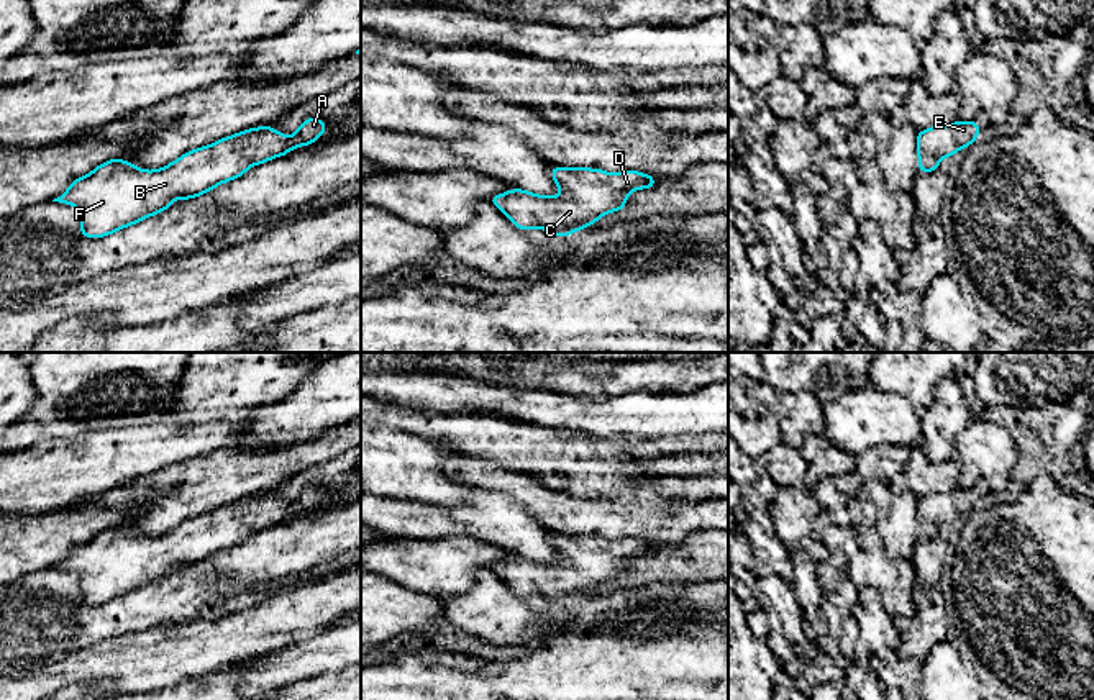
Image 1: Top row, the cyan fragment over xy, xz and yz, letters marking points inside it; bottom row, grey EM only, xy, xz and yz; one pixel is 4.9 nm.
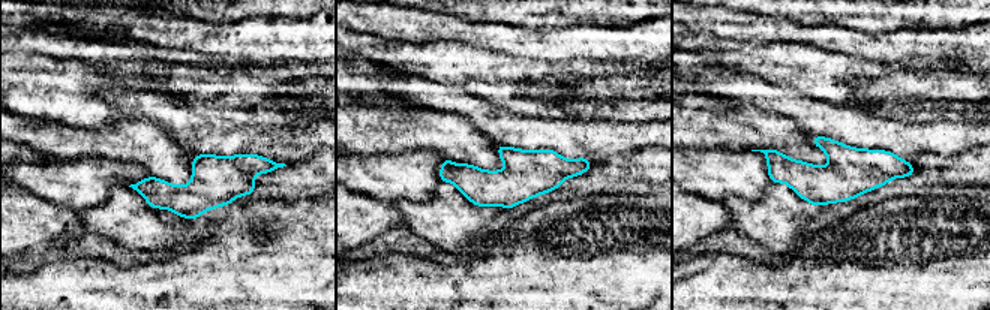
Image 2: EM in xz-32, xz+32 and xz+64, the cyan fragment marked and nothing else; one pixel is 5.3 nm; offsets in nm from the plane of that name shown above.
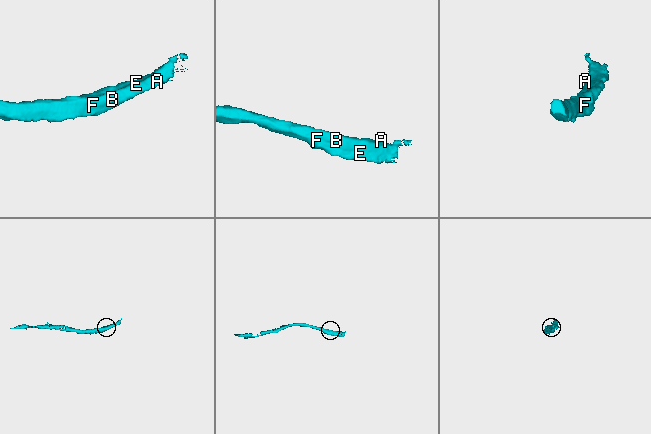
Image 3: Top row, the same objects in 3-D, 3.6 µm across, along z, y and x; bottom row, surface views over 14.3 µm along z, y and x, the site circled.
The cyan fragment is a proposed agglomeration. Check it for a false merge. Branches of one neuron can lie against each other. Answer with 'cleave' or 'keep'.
keep

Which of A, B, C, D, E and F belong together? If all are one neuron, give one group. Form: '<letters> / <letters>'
A B C D E F

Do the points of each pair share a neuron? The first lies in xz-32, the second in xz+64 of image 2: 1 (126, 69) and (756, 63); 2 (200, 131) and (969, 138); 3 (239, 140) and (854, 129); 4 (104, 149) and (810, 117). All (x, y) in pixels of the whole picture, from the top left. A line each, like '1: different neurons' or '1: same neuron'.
1: same neuron
2: same neuron
3: same neuron
4: different neurons

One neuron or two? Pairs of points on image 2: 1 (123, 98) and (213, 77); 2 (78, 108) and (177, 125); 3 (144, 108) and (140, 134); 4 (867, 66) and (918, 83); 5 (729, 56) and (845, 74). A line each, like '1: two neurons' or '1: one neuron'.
1: two neurons
2: two neurons
3: two neurons
4: two neurons
5: one neuron

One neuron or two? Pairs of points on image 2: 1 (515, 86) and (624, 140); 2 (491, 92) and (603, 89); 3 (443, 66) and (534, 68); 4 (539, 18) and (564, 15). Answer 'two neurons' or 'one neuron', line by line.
1: two neurons
2: two neurons
3: one neuron
4: one neuron

